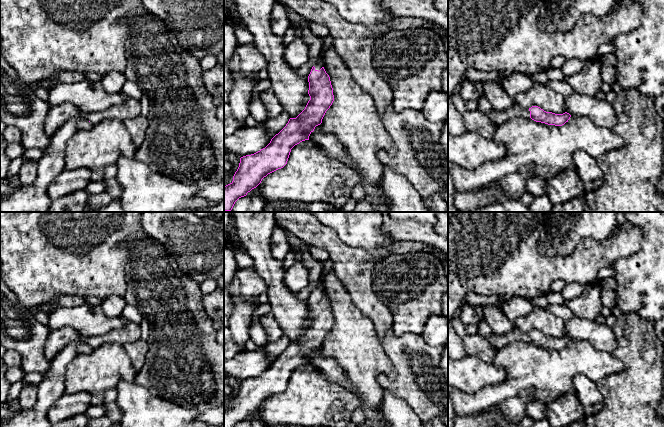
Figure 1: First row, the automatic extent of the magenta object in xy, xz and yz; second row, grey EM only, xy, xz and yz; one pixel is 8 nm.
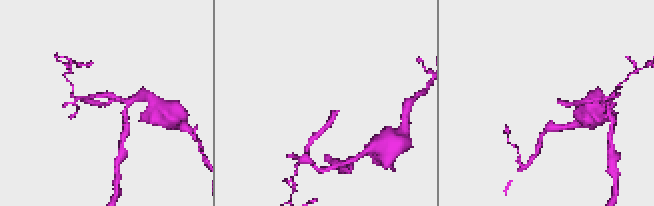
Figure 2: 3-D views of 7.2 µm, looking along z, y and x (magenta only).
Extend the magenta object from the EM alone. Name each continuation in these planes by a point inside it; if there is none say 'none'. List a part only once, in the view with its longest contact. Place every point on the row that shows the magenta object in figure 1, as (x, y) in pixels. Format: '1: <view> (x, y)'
1: xz (327, 41)

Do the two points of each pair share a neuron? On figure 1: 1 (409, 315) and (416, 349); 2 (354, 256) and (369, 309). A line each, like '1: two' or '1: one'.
1: two
2: one

